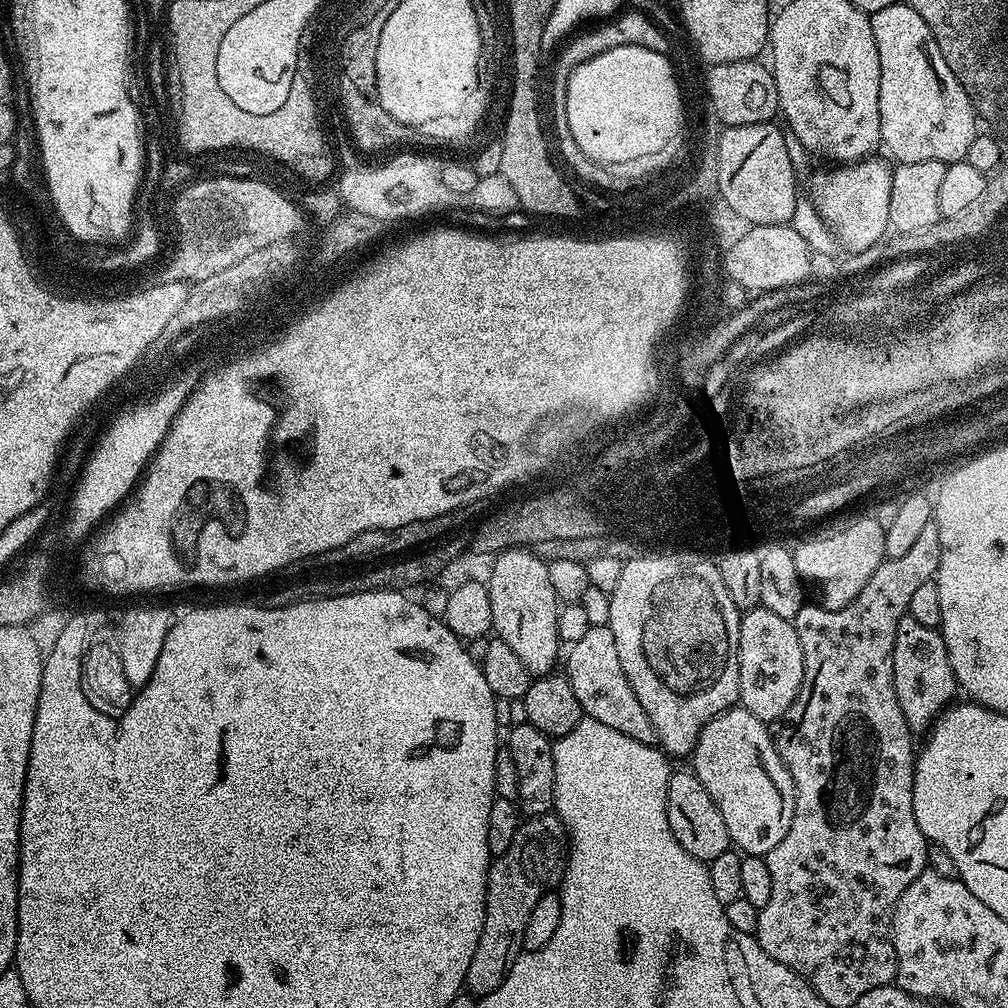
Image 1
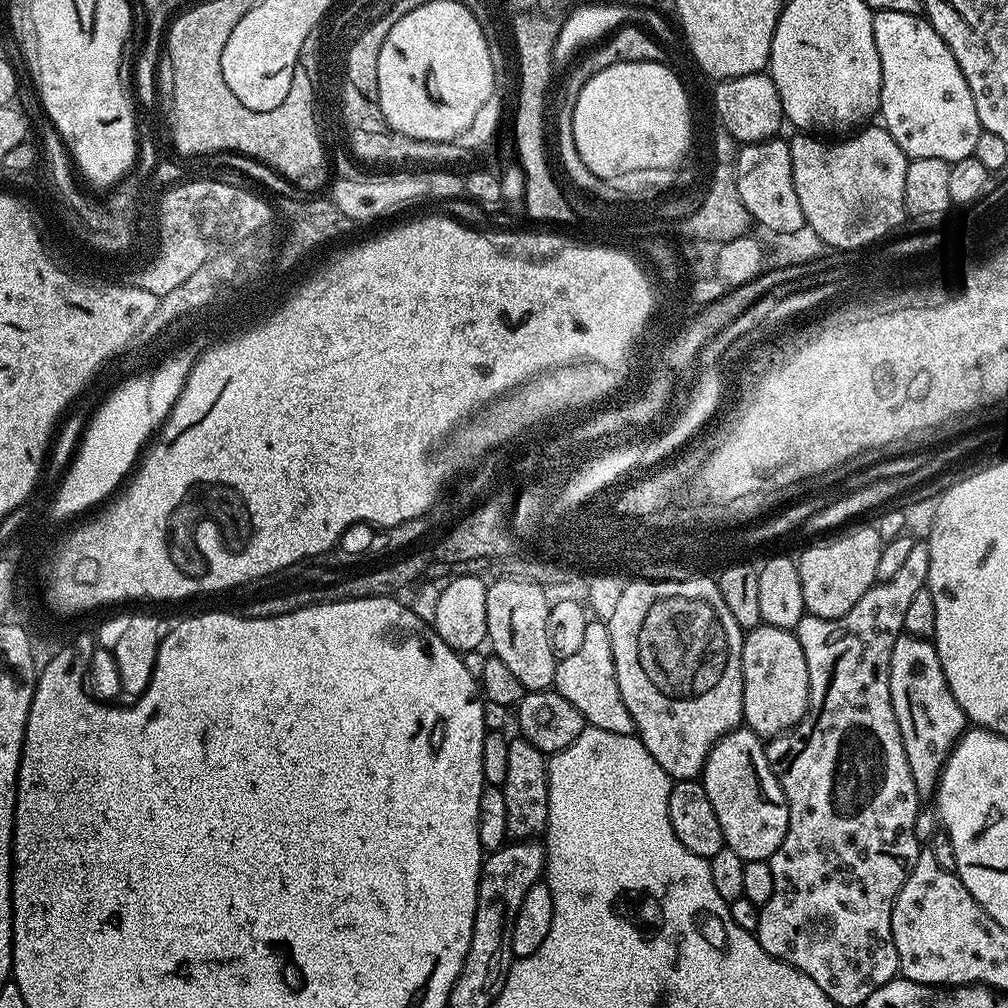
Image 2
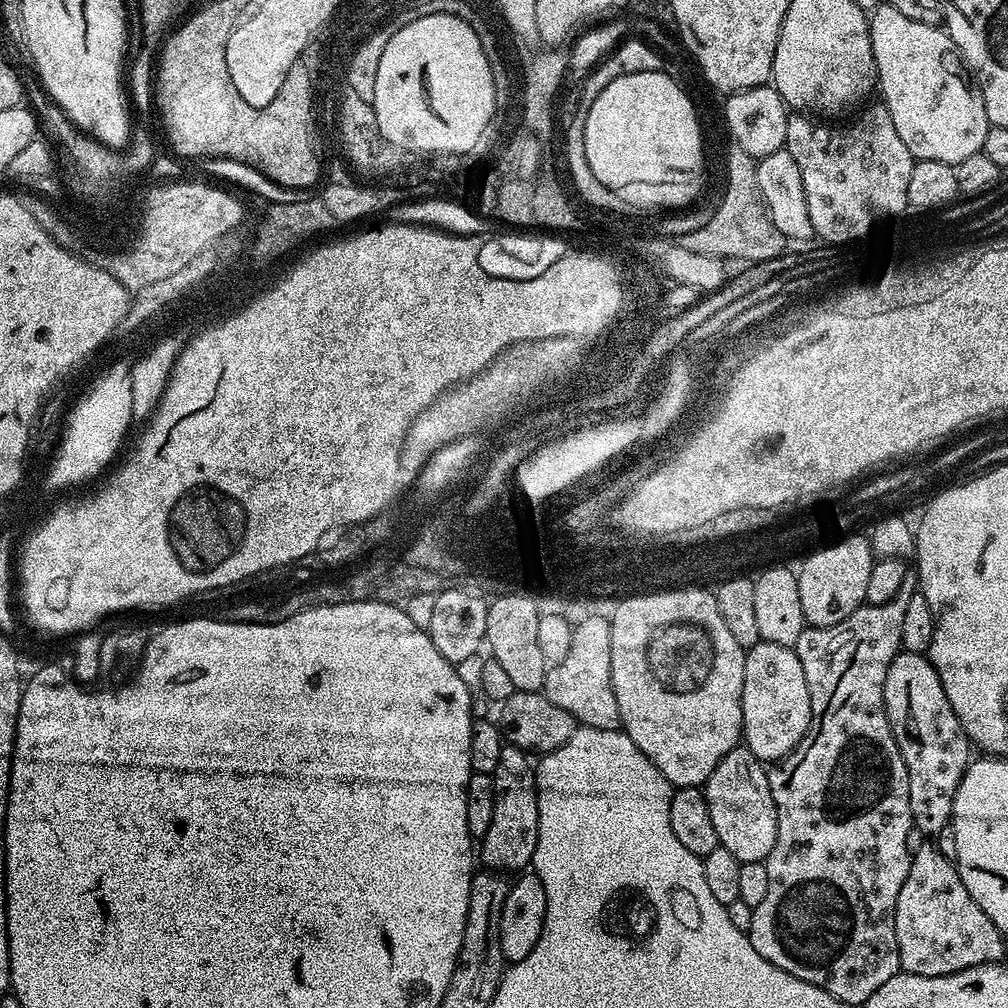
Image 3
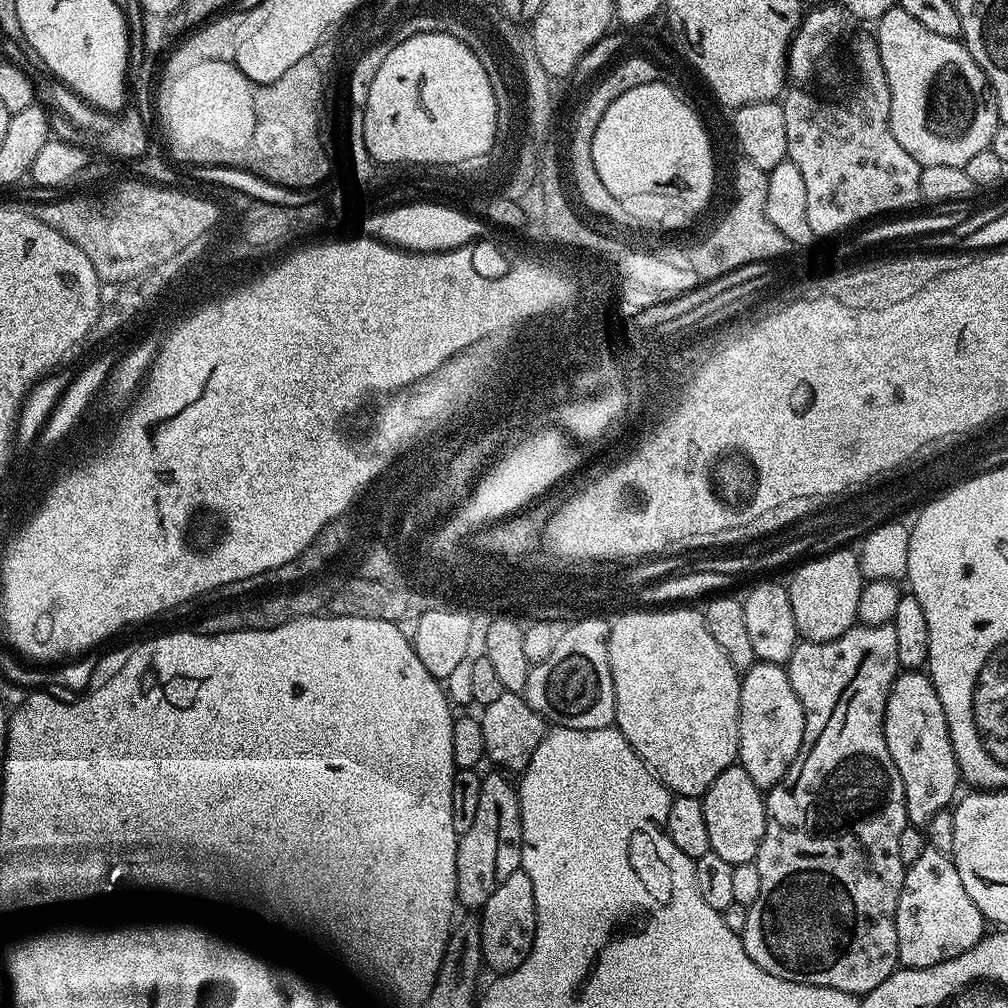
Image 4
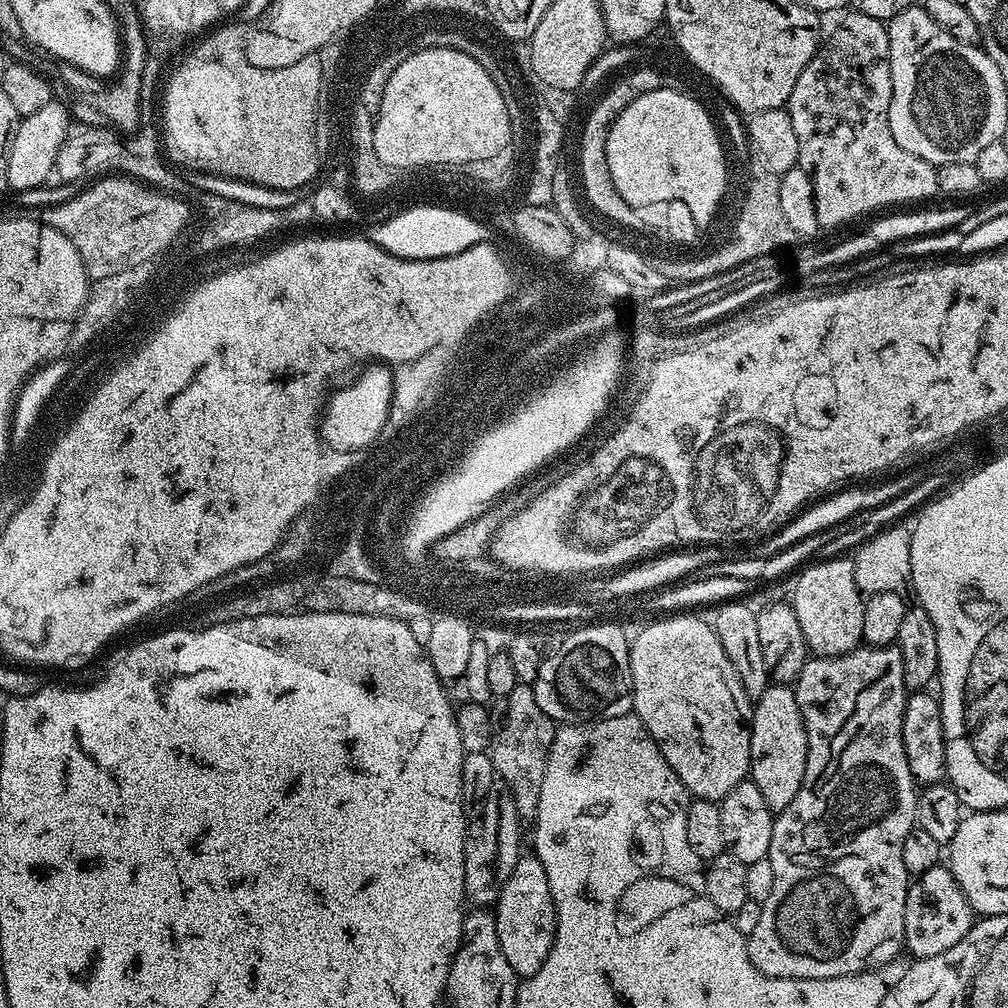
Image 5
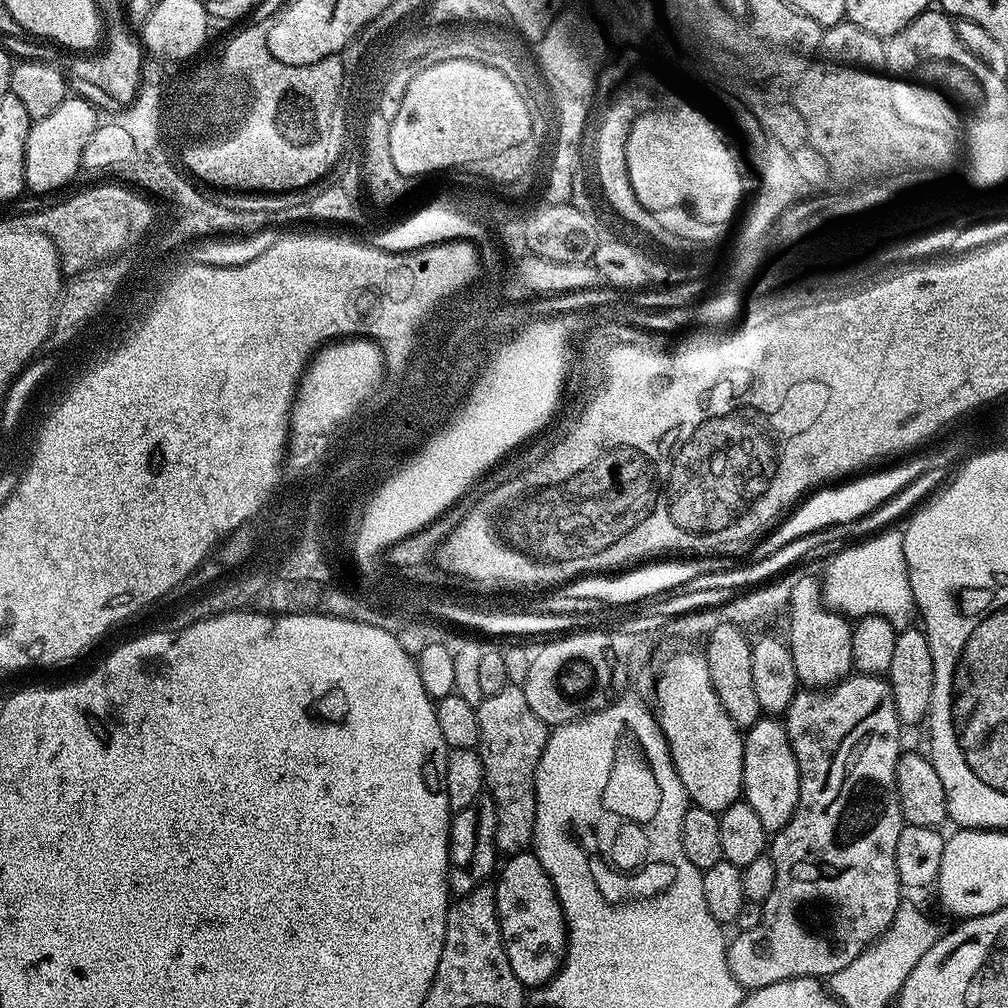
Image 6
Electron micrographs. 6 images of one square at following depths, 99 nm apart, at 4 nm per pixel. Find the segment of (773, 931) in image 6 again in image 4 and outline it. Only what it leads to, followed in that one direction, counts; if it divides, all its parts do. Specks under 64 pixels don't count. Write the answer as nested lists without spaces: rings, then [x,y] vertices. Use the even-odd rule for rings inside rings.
[[[857,623],[850,630],[846,630],[846,634],[830,642],[810,642],[801,639],[797,643],[794,654],[788,659],[786,667],[790,684],[794,686],[794,692],[798,694],[804,707],[804,741],[798,758],[790,766],[782,782],[767,789],[764,798],[766,830],[754,861],[758,866],[758,875],[762,878],[762,894],[758,894],[758,902],[754,902],[748,908],[746,930],[742,933],[744,949],[746,954],[750,954],[750,958],[754,958],[754,962],[758,962],[758,966],[762,966],[762,970],[774,974],[778,980],[793,980],[799,984],[833,988],[848,992],[851,996],[863,998],[870,990],[874,990],[874,986],[882,986],[882,982],[886,982],[886,978],[890,978],[890,974],[896,971],[900,964],[896,911],[906,865],[902,862],[898,841],[902,838],[902,830],[906,830],[910,825],[902,774],[898,774],[898,766],[894,766],[894,758],[890,758],[890,746],[886,746],[884,733],[886,702],[892,684],[901,671],[898,662],[898,637],[894,634],[892,623],[882,626],[866,626]]]

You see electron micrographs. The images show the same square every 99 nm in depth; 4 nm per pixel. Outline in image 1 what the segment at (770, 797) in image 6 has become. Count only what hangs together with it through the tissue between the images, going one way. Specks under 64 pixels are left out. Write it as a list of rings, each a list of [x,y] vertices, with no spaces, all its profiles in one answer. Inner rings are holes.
[[[764,607],[749,608],[740,617],[738,638],[738,666],[740,667],[739,707],[754,718],[765,722],[779,721],[794,702],[804,677],[802,642],[795,623],[778,618],[774,610]]]

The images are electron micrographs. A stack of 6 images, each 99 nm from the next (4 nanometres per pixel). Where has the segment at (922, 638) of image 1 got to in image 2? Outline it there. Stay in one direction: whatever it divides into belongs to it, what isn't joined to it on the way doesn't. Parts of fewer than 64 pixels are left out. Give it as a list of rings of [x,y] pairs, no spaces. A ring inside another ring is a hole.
[[[901,634],[894,642],[894,650],[890,654],[890,702],[894,706],[894,718],[898,718],[898,730],[902,734],[902,746],[906,746],[906,762],[910,762],[916,792],[922,798],[931,797],[953,746],[960,741],[970,724],[962,706],[958,706],[954,694],[950,694],[946,674],[942,674],[942,662],[938,662],[938,650],[932,640]]]

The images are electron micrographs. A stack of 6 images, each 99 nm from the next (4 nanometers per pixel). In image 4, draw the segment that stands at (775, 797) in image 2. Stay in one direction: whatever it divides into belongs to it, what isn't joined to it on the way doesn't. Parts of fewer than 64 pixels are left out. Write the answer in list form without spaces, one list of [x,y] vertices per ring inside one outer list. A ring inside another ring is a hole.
[[[733,766],[722,770],[718,778],[707,788],[702,797],[706,814],[706,830],[710,834],[711,852],[718,858],[726,858],[731,864],[750,864],[755,861],[758,846],[766,830],[765,793],[746,774],[743,766]]]

